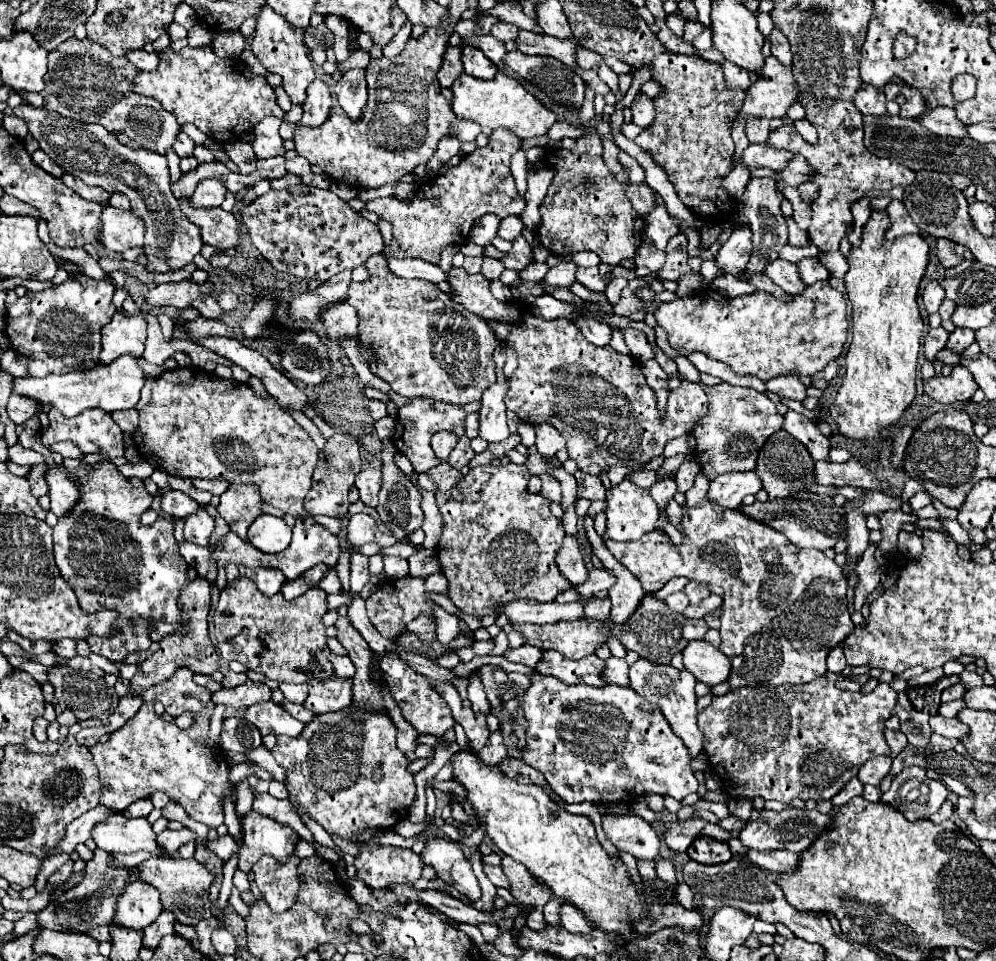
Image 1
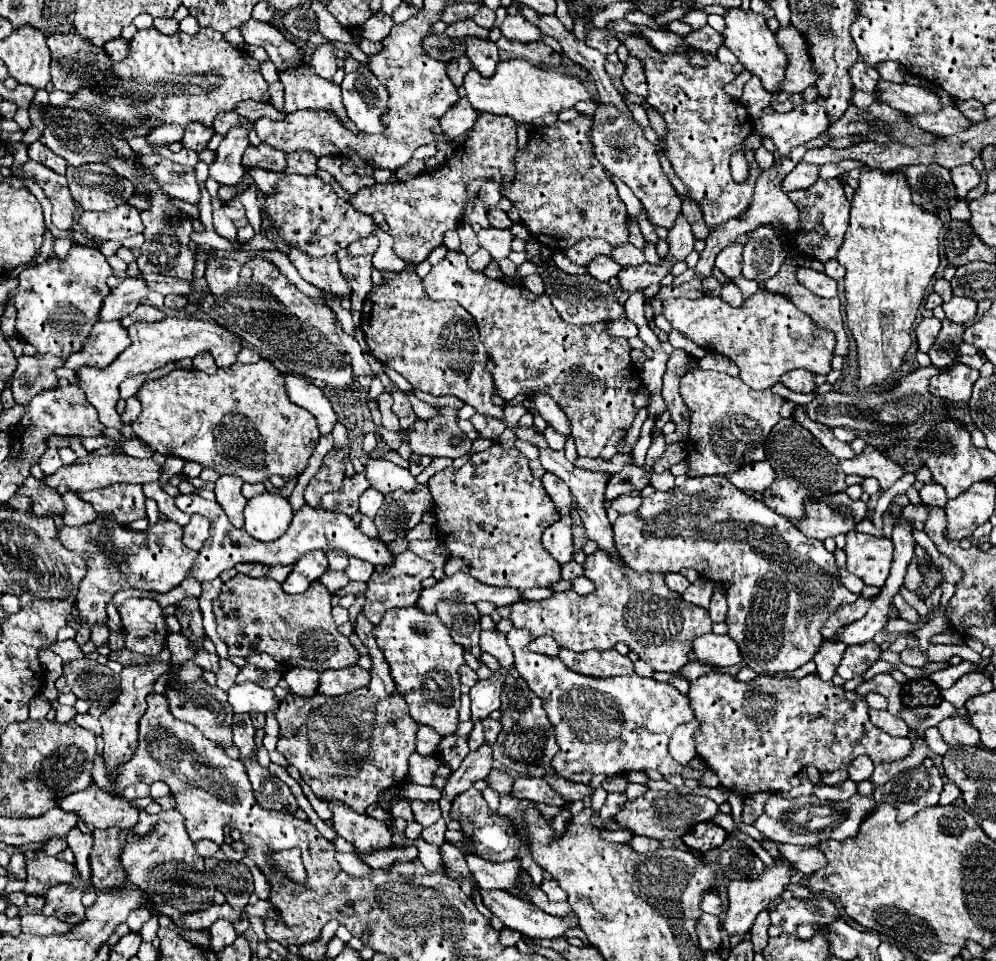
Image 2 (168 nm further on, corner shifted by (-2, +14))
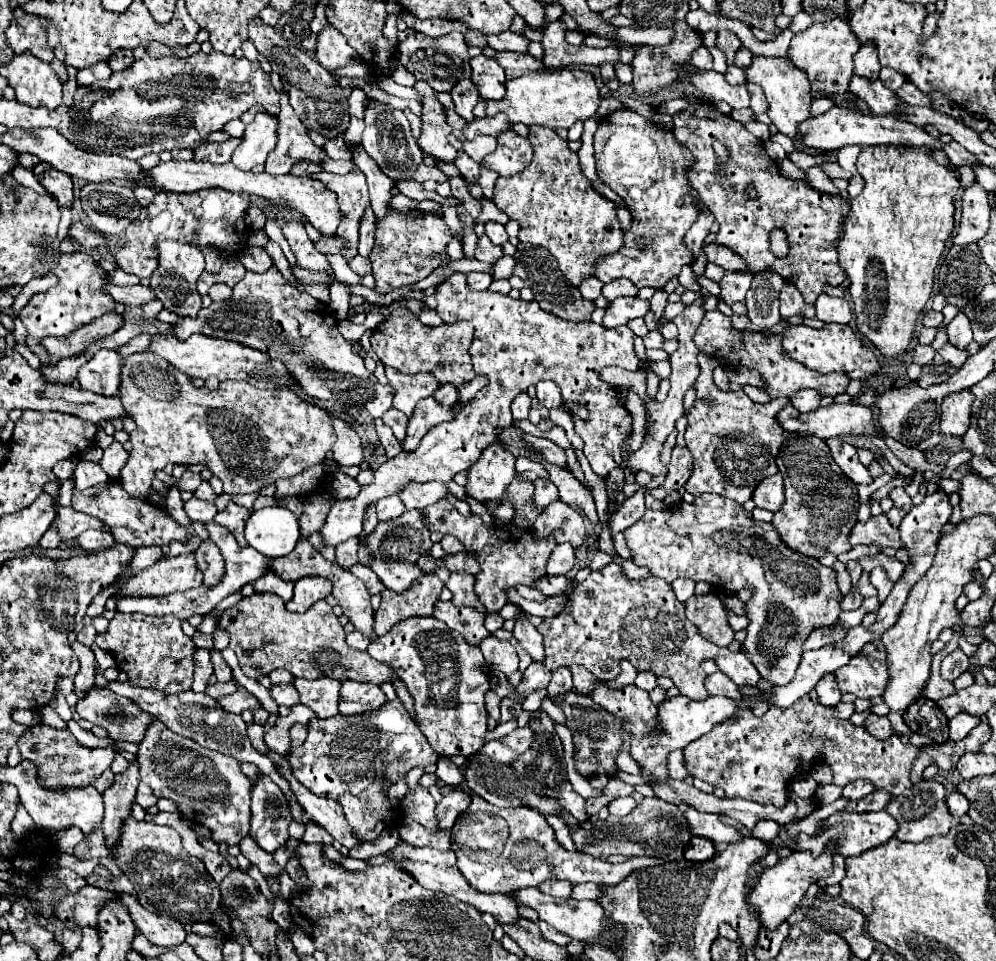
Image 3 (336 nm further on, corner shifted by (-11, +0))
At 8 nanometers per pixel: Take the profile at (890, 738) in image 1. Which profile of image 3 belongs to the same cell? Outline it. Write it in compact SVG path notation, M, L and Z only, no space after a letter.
M869 714L869 718L865 720L867 730L871 730L871 734L879 740L889 738L891 734L897 734L895 730L891 730L891 724L887 720L887 716L877 716L877 714Z

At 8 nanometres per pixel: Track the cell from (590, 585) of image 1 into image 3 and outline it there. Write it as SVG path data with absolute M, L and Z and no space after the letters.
M543 576L539 580L539 586L535 586L535 588L547 596L557 596L557 594L563 594L565 590L569 590L571 584L573 584L573 580L567 576Z

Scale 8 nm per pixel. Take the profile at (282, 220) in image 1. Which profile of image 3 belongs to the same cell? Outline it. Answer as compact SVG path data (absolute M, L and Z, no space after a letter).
M321 234L319 240L315 242L315 250L325 254L325 256L333 256L333 254L343 254L347 250L347 240L339 238L337 234L333 236L325 236Z

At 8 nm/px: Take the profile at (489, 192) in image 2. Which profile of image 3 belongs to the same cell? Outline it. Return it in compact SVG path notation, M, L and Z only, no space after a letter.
M483 170L481 172L479 186L481 186L485 198L491 198L493 196L493 184L495 184L495 180L497 180L497 174L495 172L491 172L491 170Z

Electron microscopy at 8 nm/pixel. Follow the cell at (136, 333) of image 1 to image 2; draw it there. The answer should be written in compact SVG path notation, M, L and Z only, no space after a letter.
M118 320L98 322L86 338L82 350L72 354L64 362L64 366L70 370L78 370L82 366L106 368L126 346L130 346L130 338L126 328L122 328Z

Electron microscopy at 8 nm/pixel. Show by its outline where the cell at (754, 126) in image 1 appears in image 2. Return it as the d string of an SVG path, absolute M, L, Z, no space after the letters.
M752 76L744 86L744 94L740 98L740 104L748 110L748 114L752 118L758 118L764 112L764 108L770 106L770 100L772 100L772 94L768 94L762 88L762 82L756 76Z

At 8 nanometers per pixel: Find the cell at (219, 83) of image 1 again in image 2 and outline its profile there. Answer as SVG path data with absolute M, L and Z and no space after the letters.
M156 28L138 30L130 40L130 56L126 56L122 62L116 62L114 68L110 68L110 76L106 76L102 84L96 84L92 92L98 98L84 98L82 88L82 92L74 94L62 108L84 110L102 124L114 124L120 132L120 138L126 142L132 138L146 138L154 128L164 124L178 124L184 128L188 122L200 122L210 128L218 112L234 110L242 100L266 102L270 98L268 82L260 74L260 62L254 60L246 50L230 46L224 36L212 28L200 28L200 32L194 36L184 32L166 36Z

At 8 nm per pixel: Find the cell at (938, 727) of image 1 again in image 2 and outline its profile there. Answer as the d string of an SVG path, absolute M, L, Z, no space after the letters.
M946 718L938 724L944 742L952 746L978 746L980 744L980 734L978 730L970 724L968 718Z

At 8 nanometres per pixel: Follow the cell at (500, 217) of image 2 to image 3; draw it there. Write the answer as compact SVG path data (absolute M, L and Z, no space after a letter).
M485 222L485 234L489 236L489 240L493 244L499 244L499 246L503 246L509 240L509 234L507 234L505 226L497 224L497 222Z

